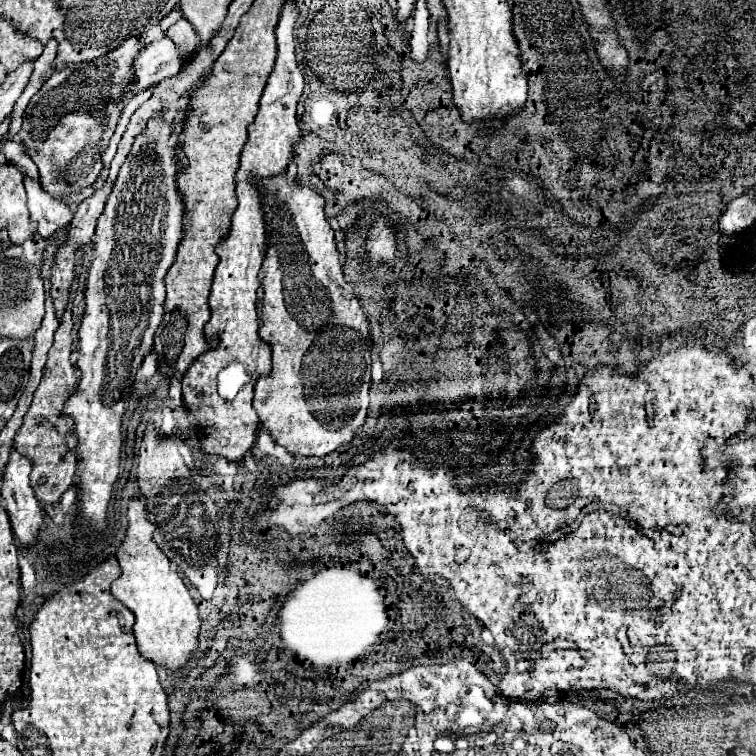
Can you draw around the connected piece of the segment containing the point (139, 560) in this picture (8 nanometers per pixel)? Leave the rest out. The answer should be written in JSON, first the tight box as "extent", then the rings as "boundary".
{"extent":[112,500,202,672],"boundary":[[[132,500],[128,506],[128,532],[120,550],[116,552],[122,576],[112,582],[112,594],[136,616],[136,624],[132,630],[144,660],[176,672],[186,668],[186,664],[196,654],[202,622],[188,588],[172,570],[168,556],[158,548],[152,532],[154,526],[148,522],[146,502]]]}

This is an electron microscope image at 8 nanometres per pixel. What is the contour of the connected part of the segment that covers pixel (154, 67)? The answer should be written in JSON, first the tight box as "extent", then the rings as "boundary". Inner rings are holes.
{"extent":[126,36,182,96],"boundary":[[[164,36],[154,44],[142,48],[134,58],[132,68],[134,68],[134,80],[126,88],[126,96],[134,96],[142,90],[160,84],[164,78],[176,76],[182,68],[182,58],[174,42],[168,36]]]}

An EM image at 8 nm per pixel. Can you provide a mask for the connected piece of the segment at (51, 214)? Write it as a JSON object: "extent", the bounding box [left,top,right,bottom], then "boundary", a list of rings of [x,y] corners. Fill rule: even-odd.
{"extent":[24,178,74,240],"boundary":[[[24,178],[24,186],[28,192],[30,214],[32,214],[32,218],[36,218],[38,234],[42,238],[46,238],[46,240],[54,238],[58,232],[62,232],[64,228],[70,226],[74,214],[66,204],[58,202],[50,194],[46,194],[38,180]]]}

